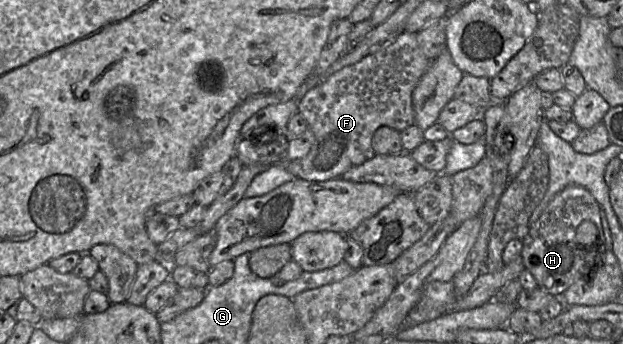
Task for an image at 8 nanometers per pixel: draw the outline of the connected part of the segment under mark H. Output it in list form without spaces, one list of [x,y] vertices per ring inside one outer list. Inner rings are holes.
[[[570,185],[558,192],[539,219],[531,224],[529,234],[524,238],[522,257],[526,269],[532,272],[541,289],[562,297],[577,280],[595,272],[595,258],[601,260],[606,253],[602,212],[590,191],[579,185]],[[585,220],[593,221],[598,227],[595,243],[583,245],[577,239],[578,228]]]

